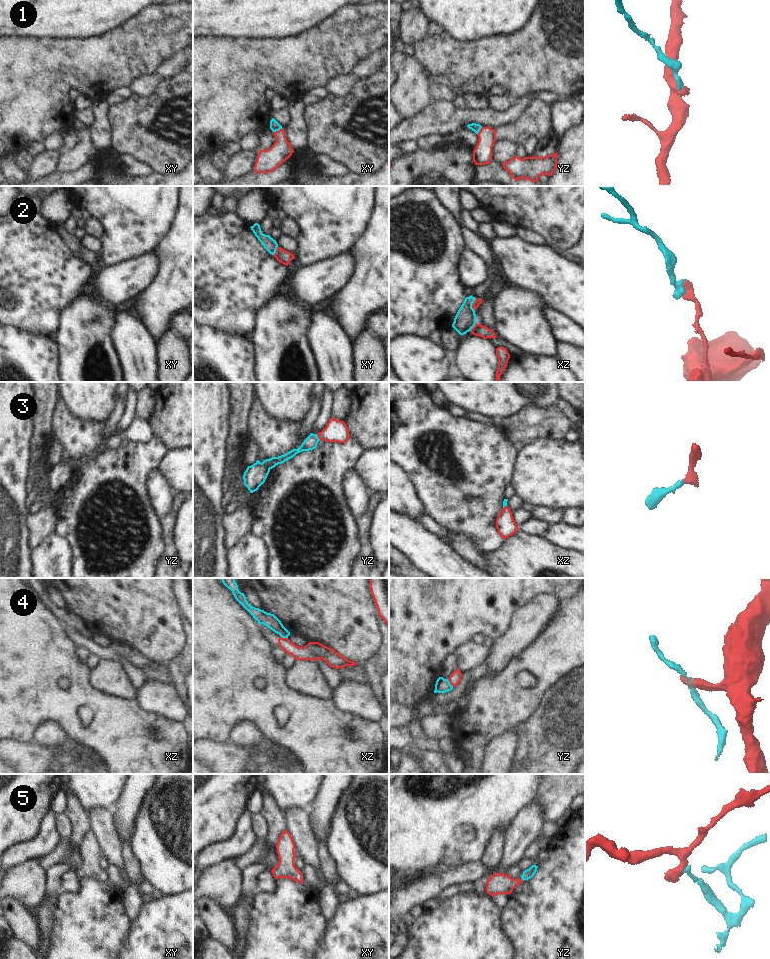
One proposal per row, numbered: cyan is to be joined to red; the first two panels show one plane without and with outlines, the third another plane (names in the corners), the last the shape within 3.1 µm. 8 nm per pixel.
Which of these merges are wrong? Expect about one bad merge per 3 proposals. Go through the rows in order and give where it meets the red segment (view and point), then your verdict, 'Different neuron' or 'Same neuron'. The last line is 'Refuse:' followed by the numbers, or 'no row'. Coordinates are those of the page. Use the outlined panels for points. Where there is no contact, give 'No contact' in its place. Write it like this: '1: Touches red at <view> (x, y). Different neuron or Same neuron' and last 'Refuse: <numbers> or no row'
1: Touches red at xy (277, 131). Different neuron
2: Touches red at xz (472, 305). Same neuron
3: Touches red at yz (318, 437). Same neuron
4: Touches red at yz (450, 683). Different neuron
5: Touches red at yz (521, 879). Same neuron
Refuse: 1, 4.

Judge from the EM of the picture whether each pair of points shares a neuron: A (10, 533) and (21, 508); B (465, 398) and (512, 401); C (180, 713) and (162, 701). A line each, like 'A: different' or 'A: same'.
A: same
B: same
C: same

